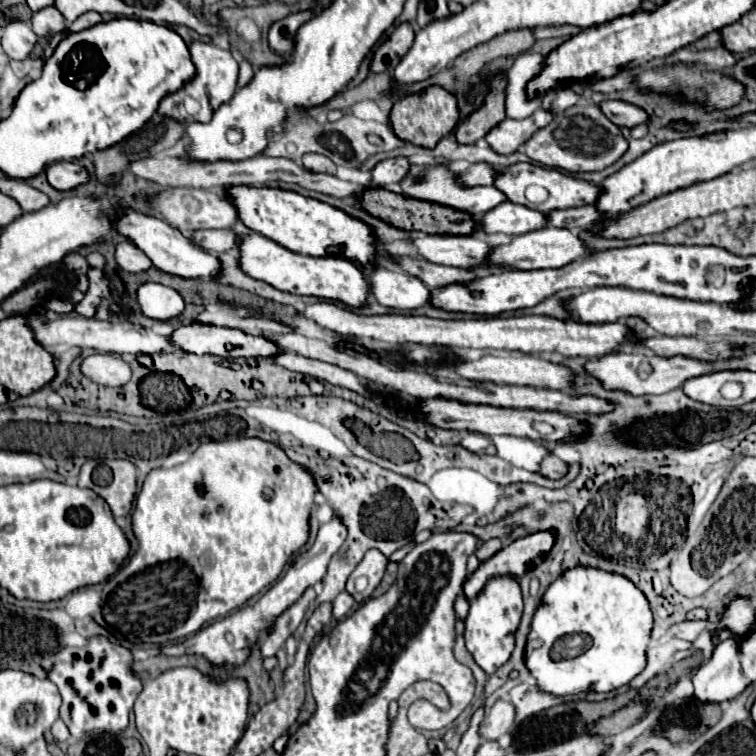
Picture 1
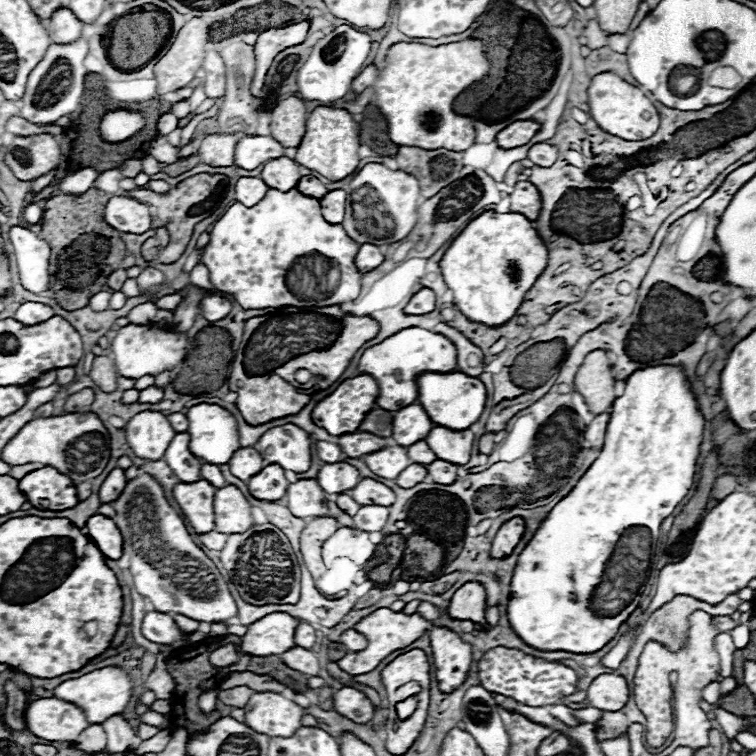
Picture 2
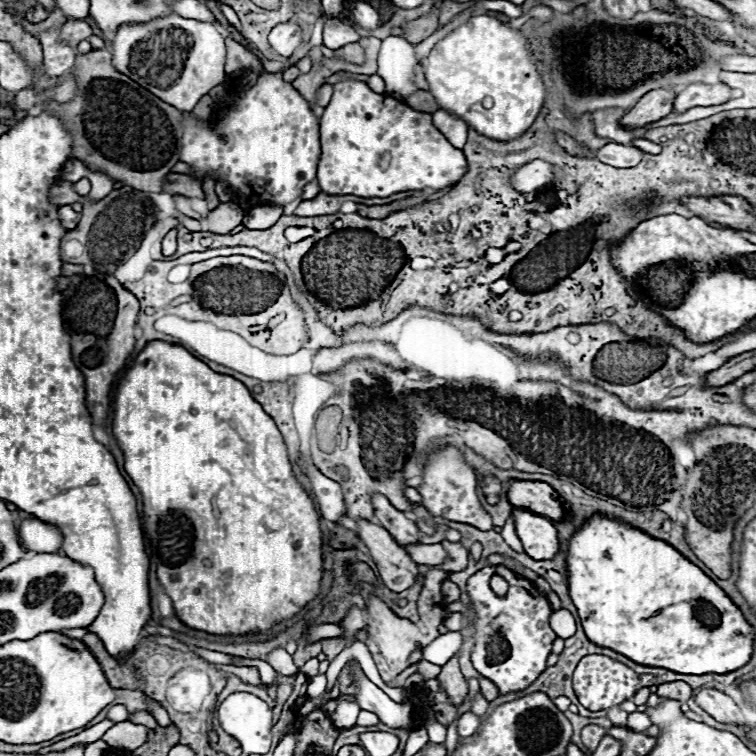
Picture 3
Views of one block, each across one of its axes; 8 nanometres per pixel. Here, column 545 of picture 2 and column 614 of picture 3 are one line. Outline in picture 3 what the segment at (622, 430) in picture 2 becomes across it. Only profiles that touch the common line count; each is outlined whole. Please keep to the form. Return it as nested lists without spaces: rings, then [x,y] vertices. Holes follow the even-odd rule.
[[[592,516],[592,520],[572,536],[566,562],[572,602],[578,608],[586,636],[594,644],[616,650],[638,664],[666,668],[678,674],[728,674],[748,664],[754,652],[754,628],[726,592],[670,544],[664,544],[622,520]],[[702,604],[710,604],[720,614],[716,626],[704,626],[698,620],[696,610]]]

